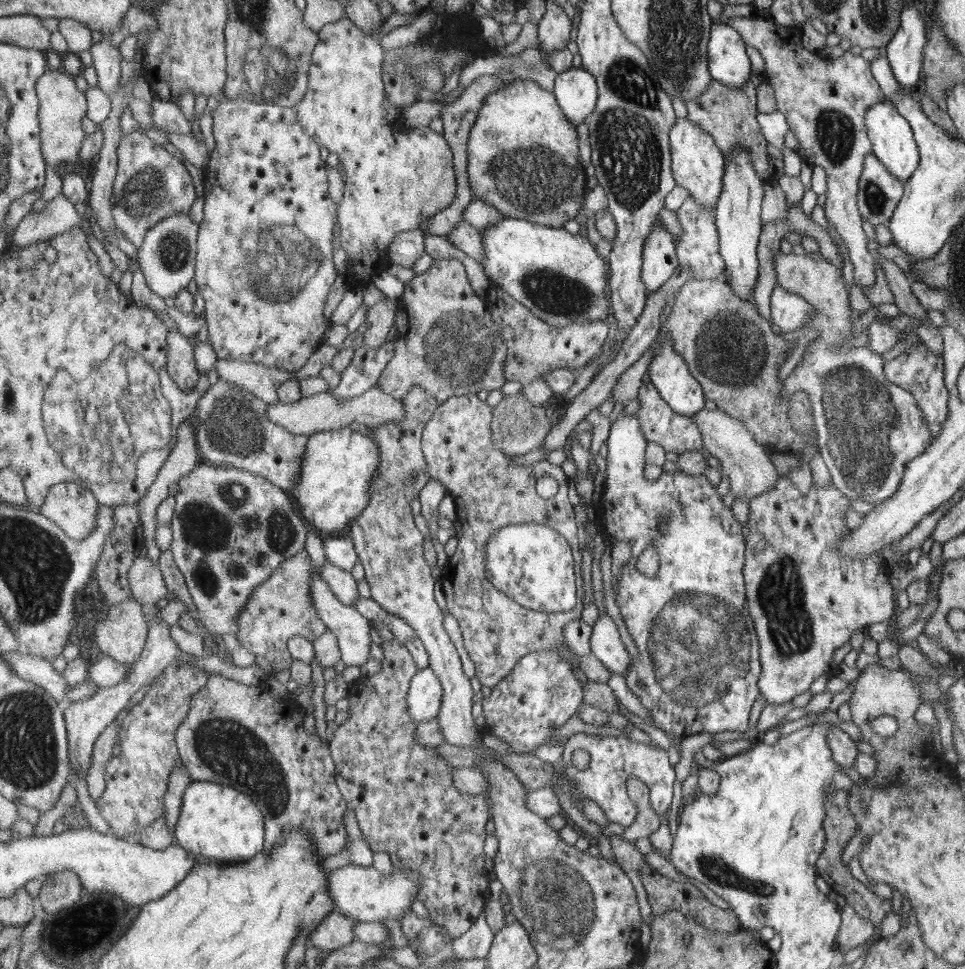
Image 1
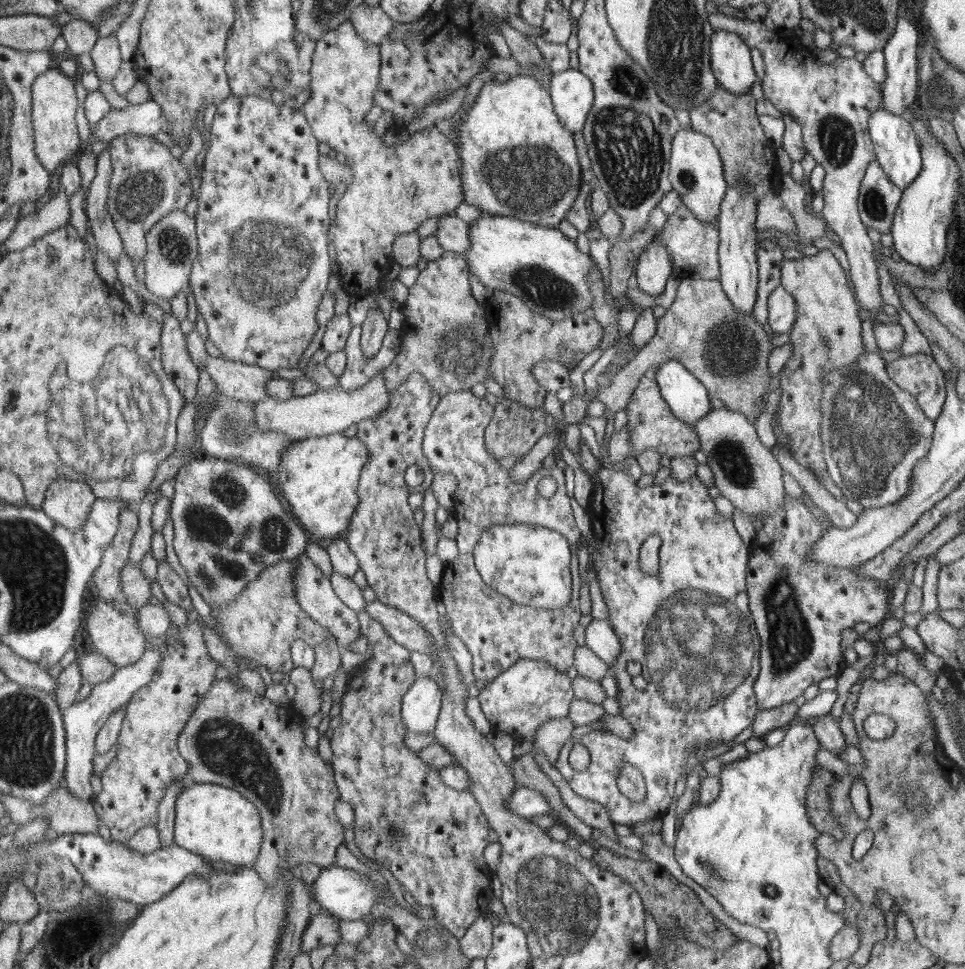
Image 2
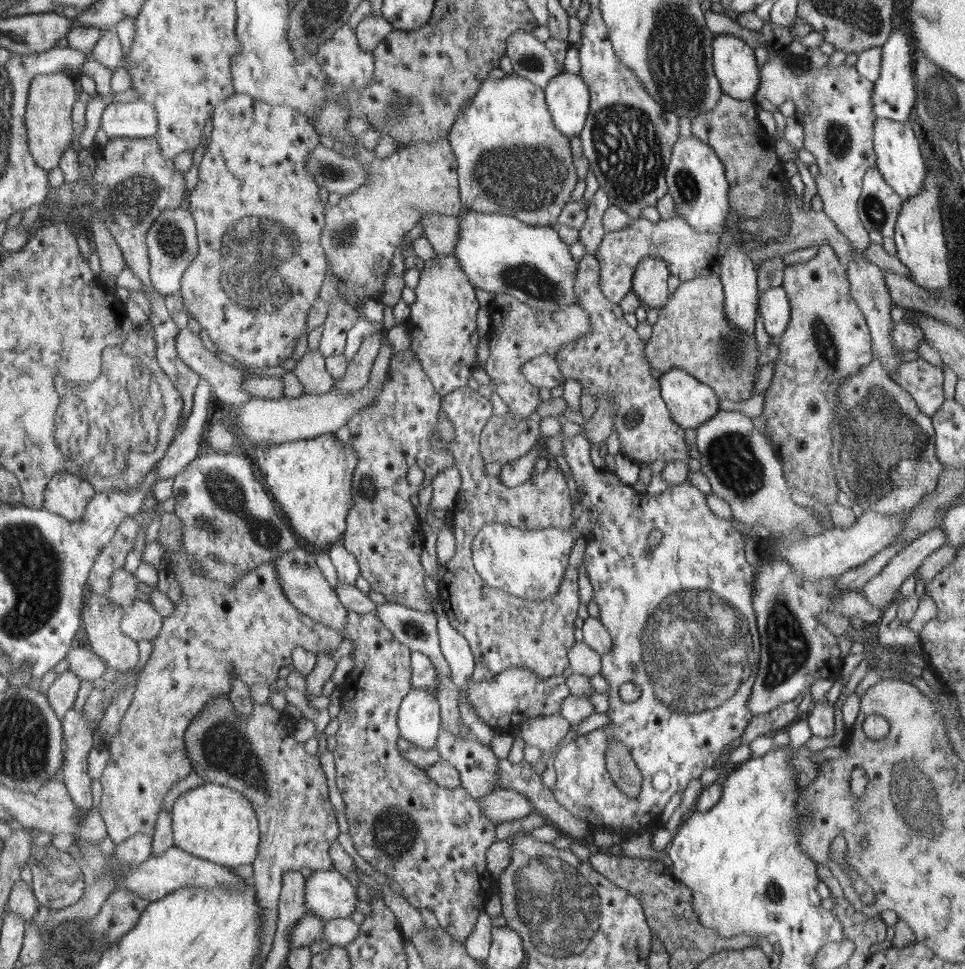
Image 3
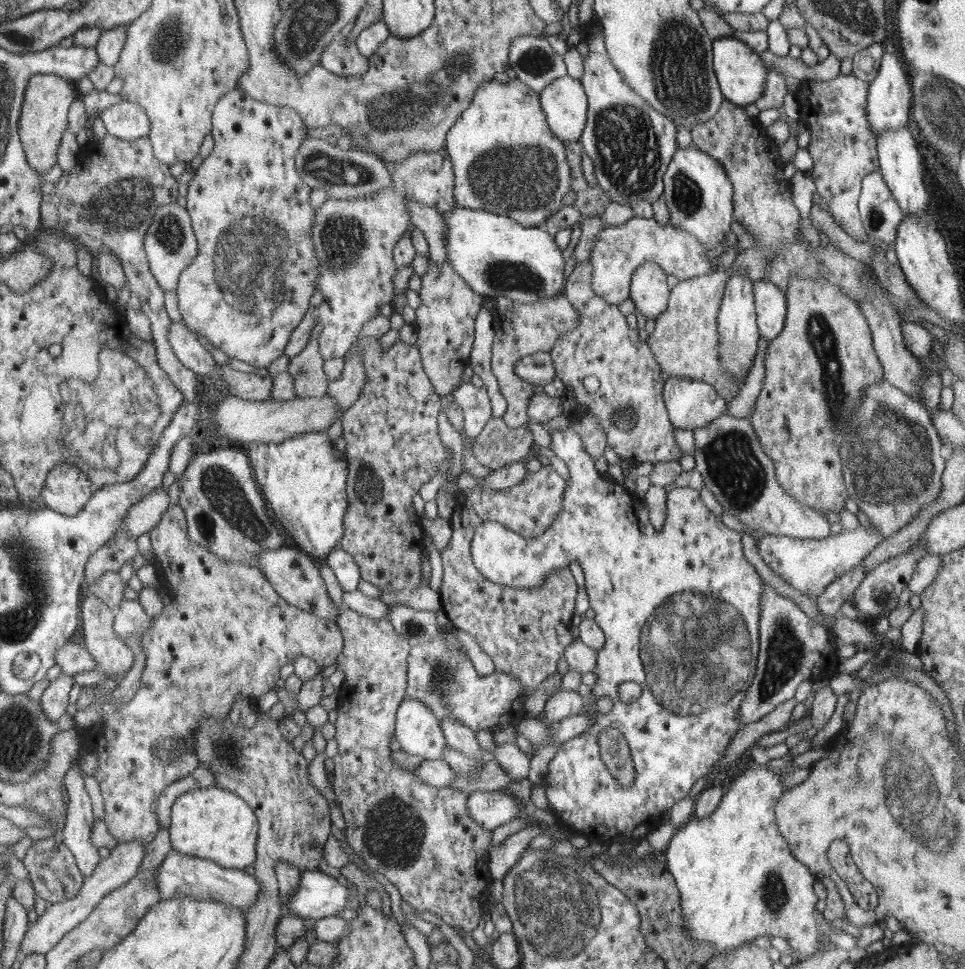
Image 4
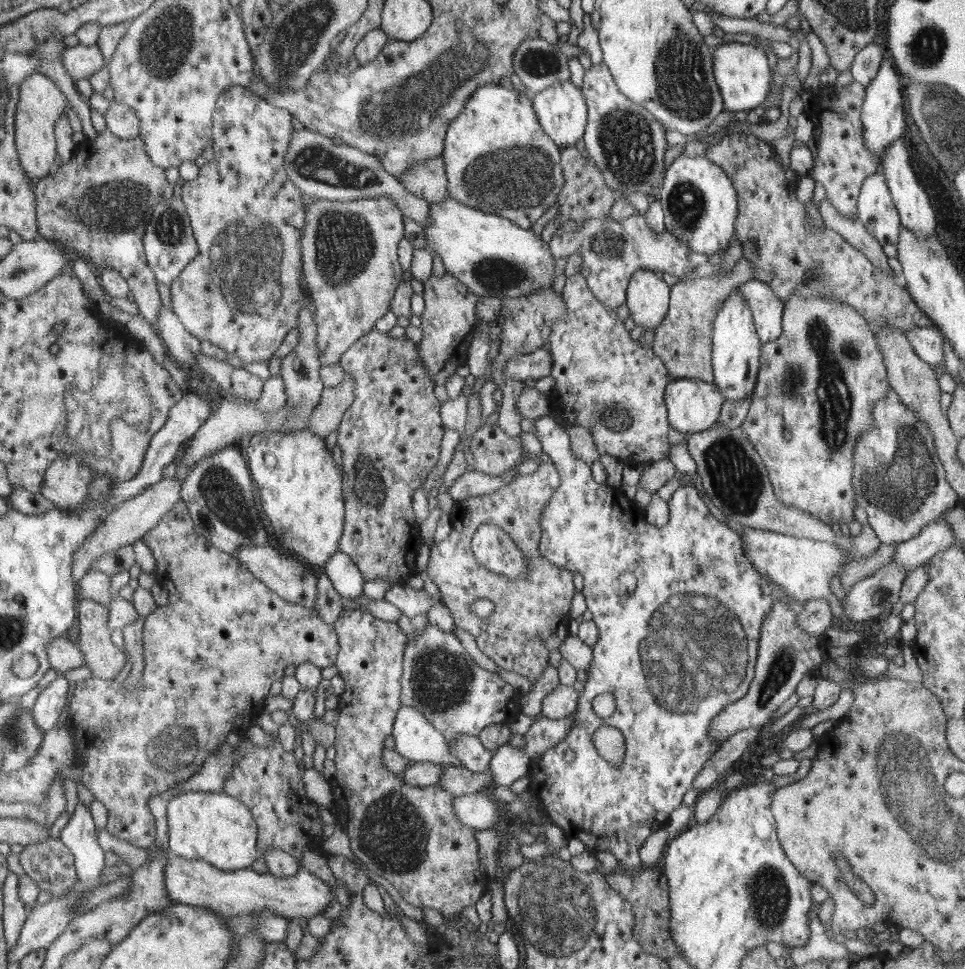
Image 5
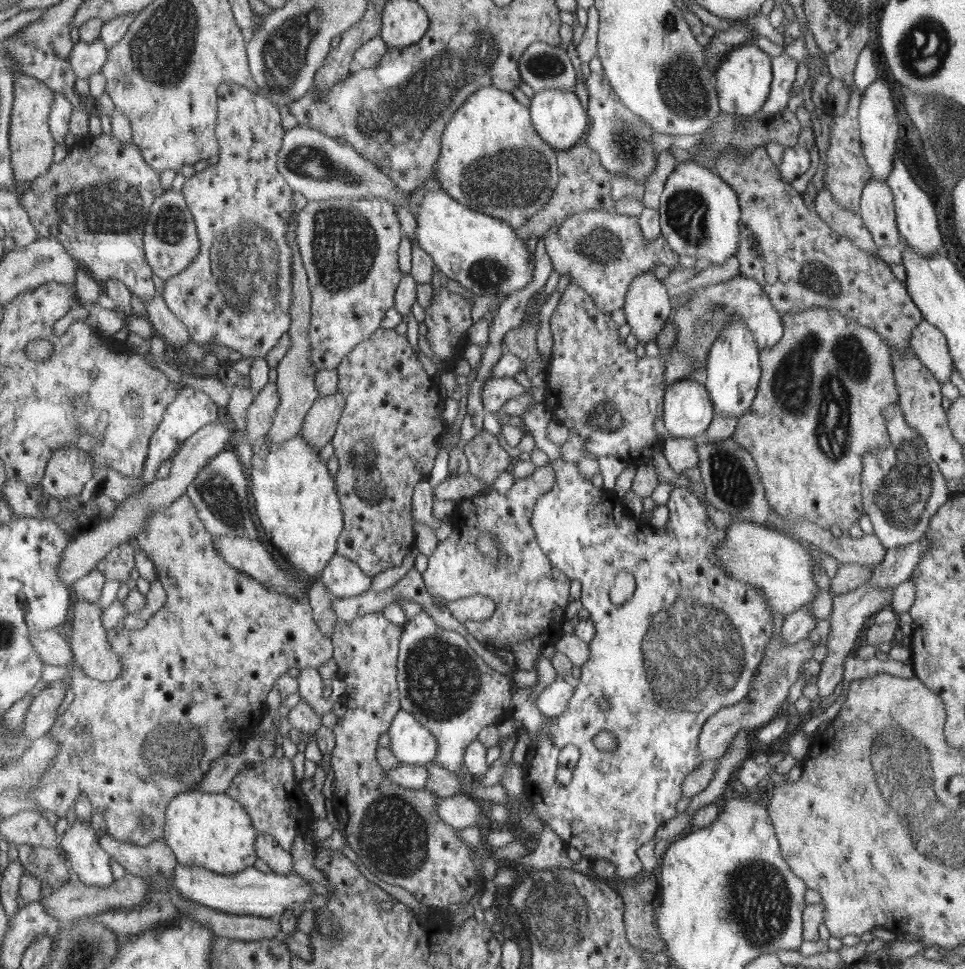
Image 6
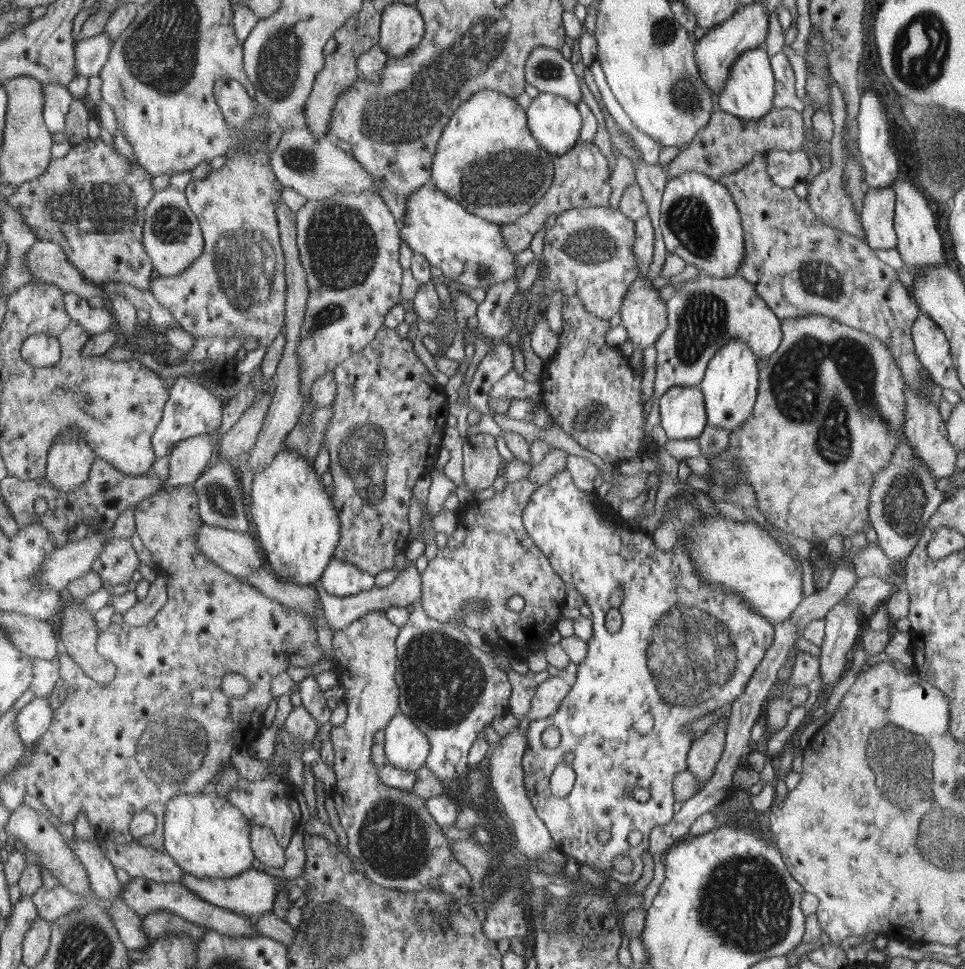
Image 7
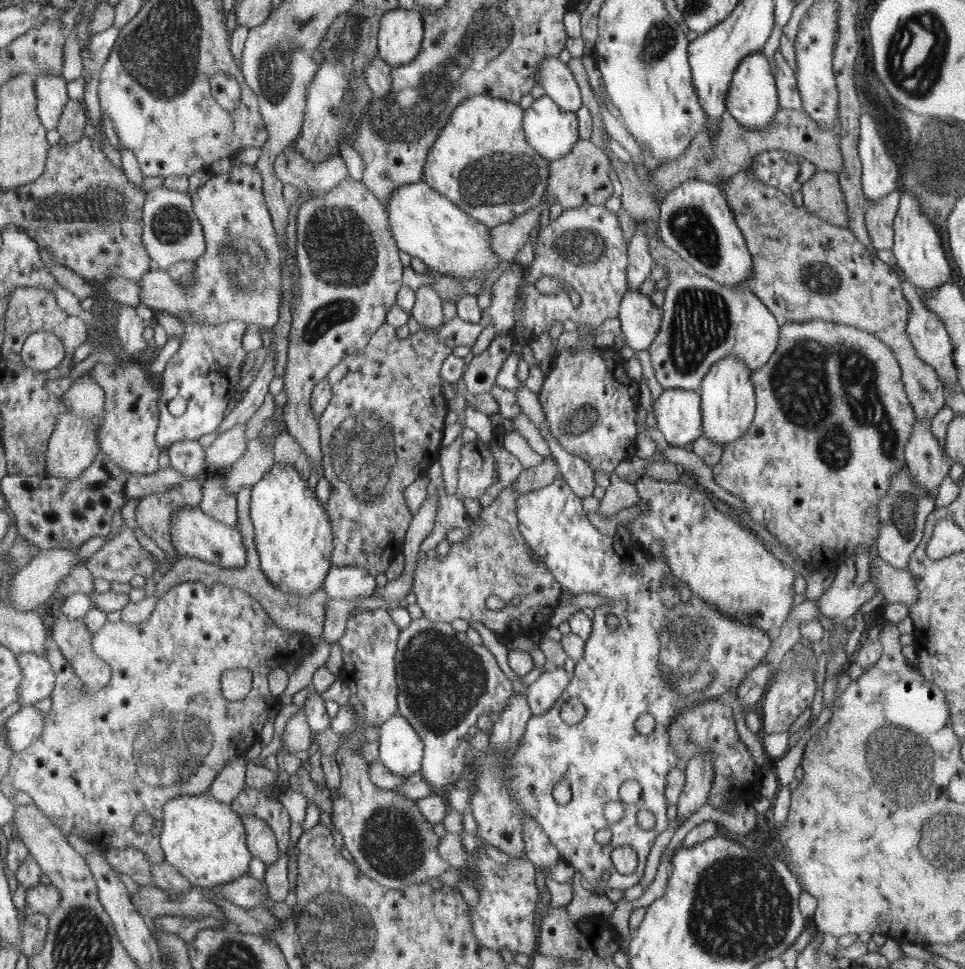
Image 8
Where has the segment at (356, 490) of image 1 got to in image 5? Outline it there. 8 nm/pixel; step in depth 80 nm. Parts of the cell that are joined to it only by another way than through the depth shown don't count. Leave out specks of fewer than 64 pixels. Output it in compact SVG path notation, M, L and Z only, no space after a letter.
M308 428L291 433L278 431L277 434L268 436L272 437L261 437L260 444L256 444L253 453L247 455L252 480L256 476L260 504L272 525L272 530L276 533L277 547L322 570L327 560L339 550L339 541L343 537L344 499L341 467L334 461L332 452L326 449L325 440Z

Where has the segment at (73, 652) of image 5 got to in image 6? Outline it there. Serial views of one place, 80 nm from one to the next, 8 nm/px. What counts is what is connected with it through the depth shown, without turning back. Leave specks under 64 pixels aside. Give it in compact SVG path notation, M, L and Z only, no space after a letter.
M39 630L29 634L29 641L45 664L68 667L73 662L70 643L58 630Z

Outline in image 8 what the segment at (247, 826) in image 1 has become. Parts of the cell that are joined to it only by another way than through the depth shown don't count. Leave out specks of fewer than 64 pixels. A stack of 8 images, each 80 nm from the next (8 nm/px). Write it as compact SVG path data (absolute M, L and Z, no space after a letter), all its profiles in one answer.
M177 796L164 808L159 843L166 860L177 868L191 886L203 889L224 886L247 875L254 854L247 847L242 816L229 804L204 796Z

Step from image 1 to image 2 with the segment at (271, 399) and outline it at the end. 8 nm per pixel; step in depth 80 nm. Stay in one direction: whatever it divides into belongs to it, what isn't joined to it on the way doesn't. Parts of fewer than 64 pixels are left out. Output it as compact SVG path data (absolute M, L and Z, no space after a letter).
M196 329L186 334L186 340L188 352L199 370L208 371L211 379L216 383L215 394L222 394L222 396L231 397L232 400L254 404L269 398L266 389L267 382L275 377L272 371L242 361L228 360L224 356L212 357L206 352L205 342Z

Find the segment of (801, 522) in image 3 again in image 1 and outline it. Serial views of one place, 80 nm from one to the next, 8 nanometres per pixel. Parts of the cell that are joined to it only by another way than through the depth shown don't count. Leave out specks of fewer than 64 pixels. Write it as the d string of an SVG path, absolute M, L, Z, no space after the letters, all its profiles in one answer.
M702 409L692 416L695 425L701 432L703 438L703 448L710 452L722 462L720 472L730 479L730 491L738 498L751 498L771 489L779 475L774 469L774 463L770 460L770 450L762 444L758 444L743 422L737 418L732 418L723 411Z

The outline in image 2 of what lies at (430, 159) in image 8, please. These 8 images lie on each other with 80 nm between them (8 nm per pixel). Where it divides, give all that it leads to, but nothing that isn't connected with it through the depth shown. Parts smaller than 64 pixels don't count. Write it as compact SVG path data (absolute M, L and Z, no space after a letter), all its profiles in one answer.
M520 74L484 83L454 135L460 147L464 203L479 206L490 215L522 218L541 226L558 227L560 222L568 220L572 204L580 200L580 184L584 184L585 170L576 155L573 132L559 119L551 93L535 78Z

